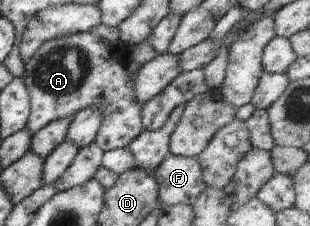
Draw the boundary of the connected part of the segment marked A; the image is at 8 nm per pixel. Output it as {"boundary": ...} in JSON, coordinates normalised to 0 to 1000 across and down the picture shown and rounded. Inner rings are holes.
{"boundary":[[[332,102],[294,142],[223,150],[132,199],[100,265],[77,274],[81,381],[90,385],[100,496],[81,575],[100,593],[132,566],[245,509],[258,487],[313,473],[332,496],[306,628],[332,673],[413,650],[461,580],[455,469],[442,456],[429,341],[403,301],[403,204],[384,177],[384,119],[345,124]]]}

